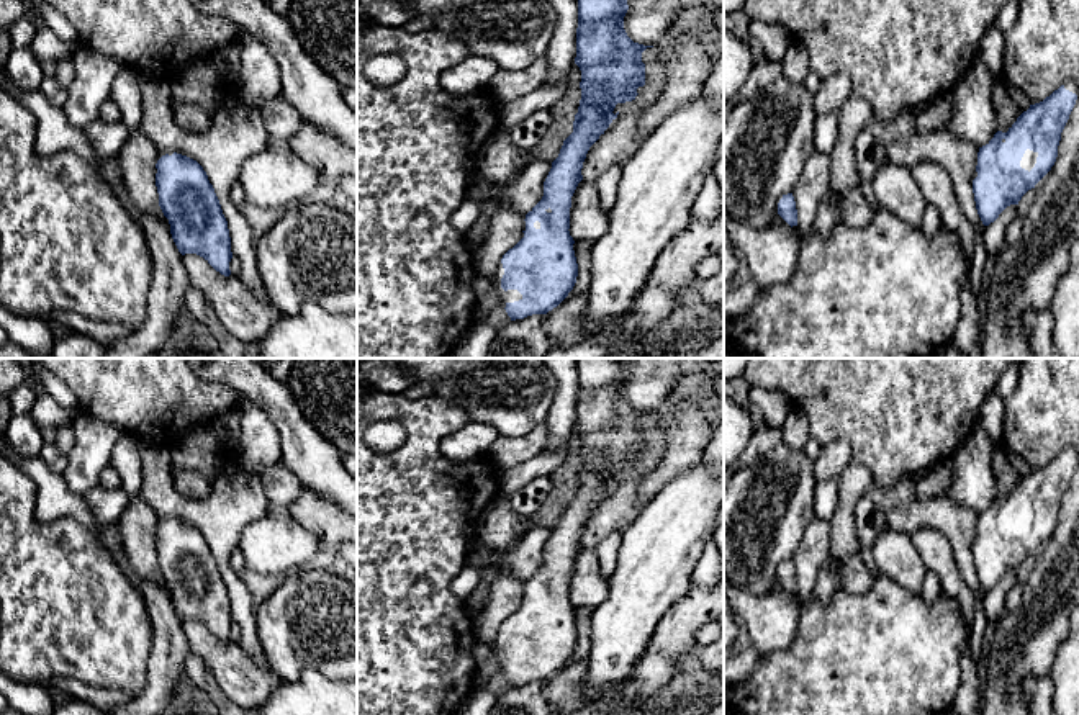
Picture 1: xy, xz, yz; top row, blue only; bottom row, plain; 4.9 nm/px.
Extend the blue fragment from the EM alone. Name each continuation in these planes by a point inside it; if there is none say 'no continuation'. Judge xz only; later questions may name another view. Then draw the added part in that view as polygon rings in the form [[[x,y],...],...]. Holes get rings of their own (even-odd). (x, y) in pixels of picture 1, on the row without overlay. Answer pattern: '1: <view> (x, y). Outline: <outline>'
1: xz (511, 661). Outline: [[[499,628],[498,633],[496,633],[496,638],[494,638],[494,643],[491,646],[493,646],[493,654],[498,661],[499,672],[506,674],[508,669],[514,669],[514,668],[522,666],[522,661],[517,656],[504,658],[501,654],[503,641],[504,641],[504,635],[503,635],[503,630]]]

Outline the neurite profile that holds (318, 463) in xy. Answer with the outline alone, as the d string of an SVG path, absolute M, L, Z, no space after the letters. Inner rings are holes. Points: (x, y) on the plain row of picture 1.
M185 358L190 368L211 383L226 384L242 399L255 404L272 422L280 435L280 463L293 471L300 481L313 488L319 496L337 504L342 510L357 517L357 478L342 465L342 453L327 442L298 409L285 381L273 378L254 358Z

